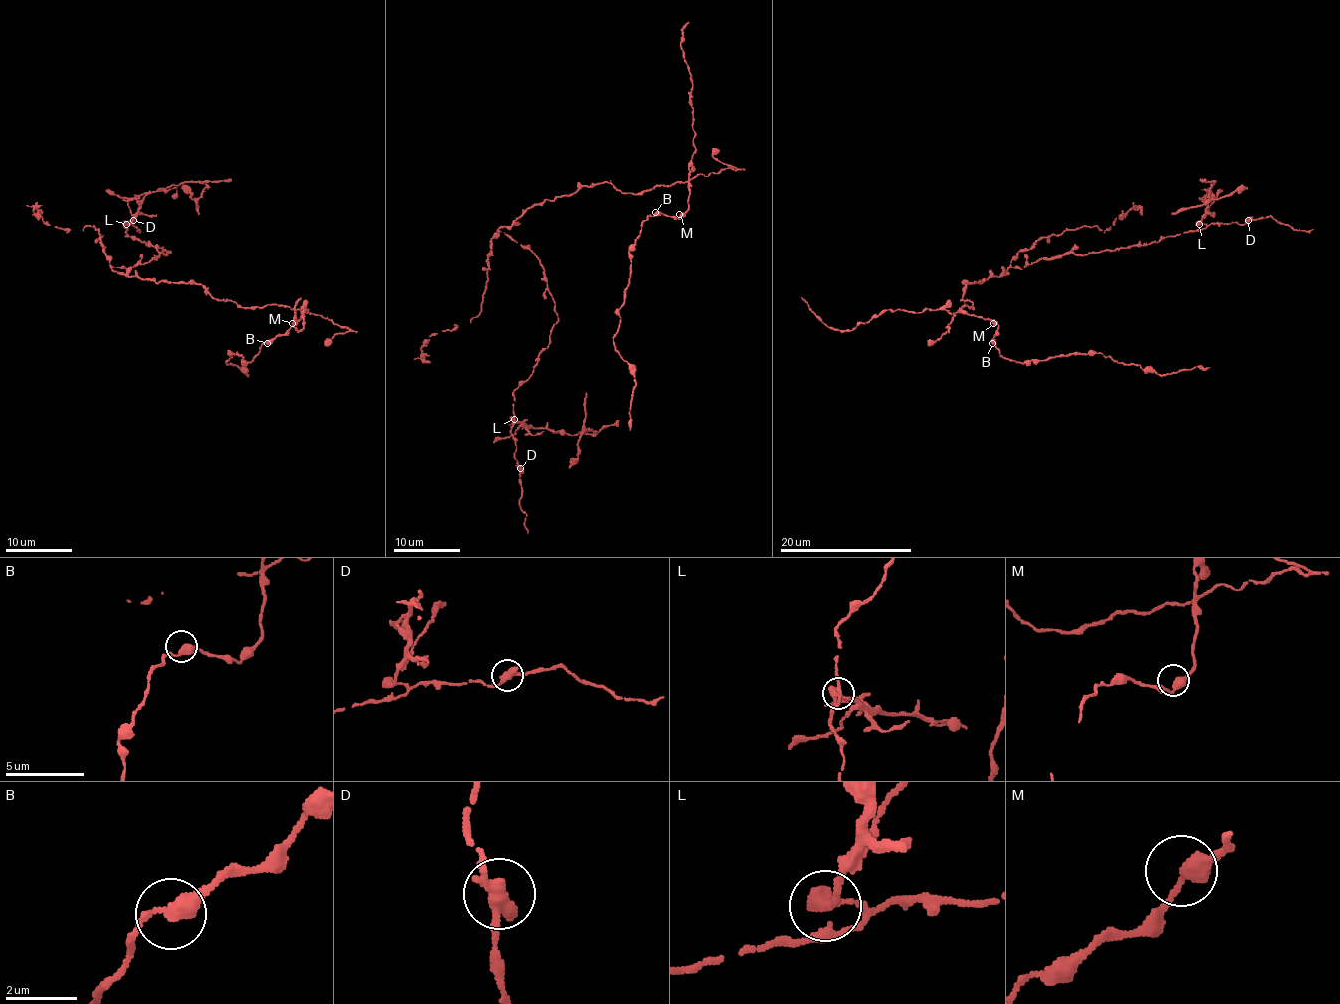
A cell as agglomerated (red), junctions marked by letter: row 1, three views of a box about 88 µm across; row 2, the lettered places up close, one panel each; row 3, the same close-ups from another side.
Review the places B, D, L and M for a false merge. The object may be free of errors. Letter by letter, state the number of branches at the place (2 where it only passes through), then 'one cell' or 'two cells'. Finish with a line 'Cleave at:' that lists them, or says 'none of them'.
B: 2 branches meet; one cell
D: 2 branches meet; one cell
L: 2 branches meet; two cells
M: 2 branches meet; one cell
Cleave at: L

